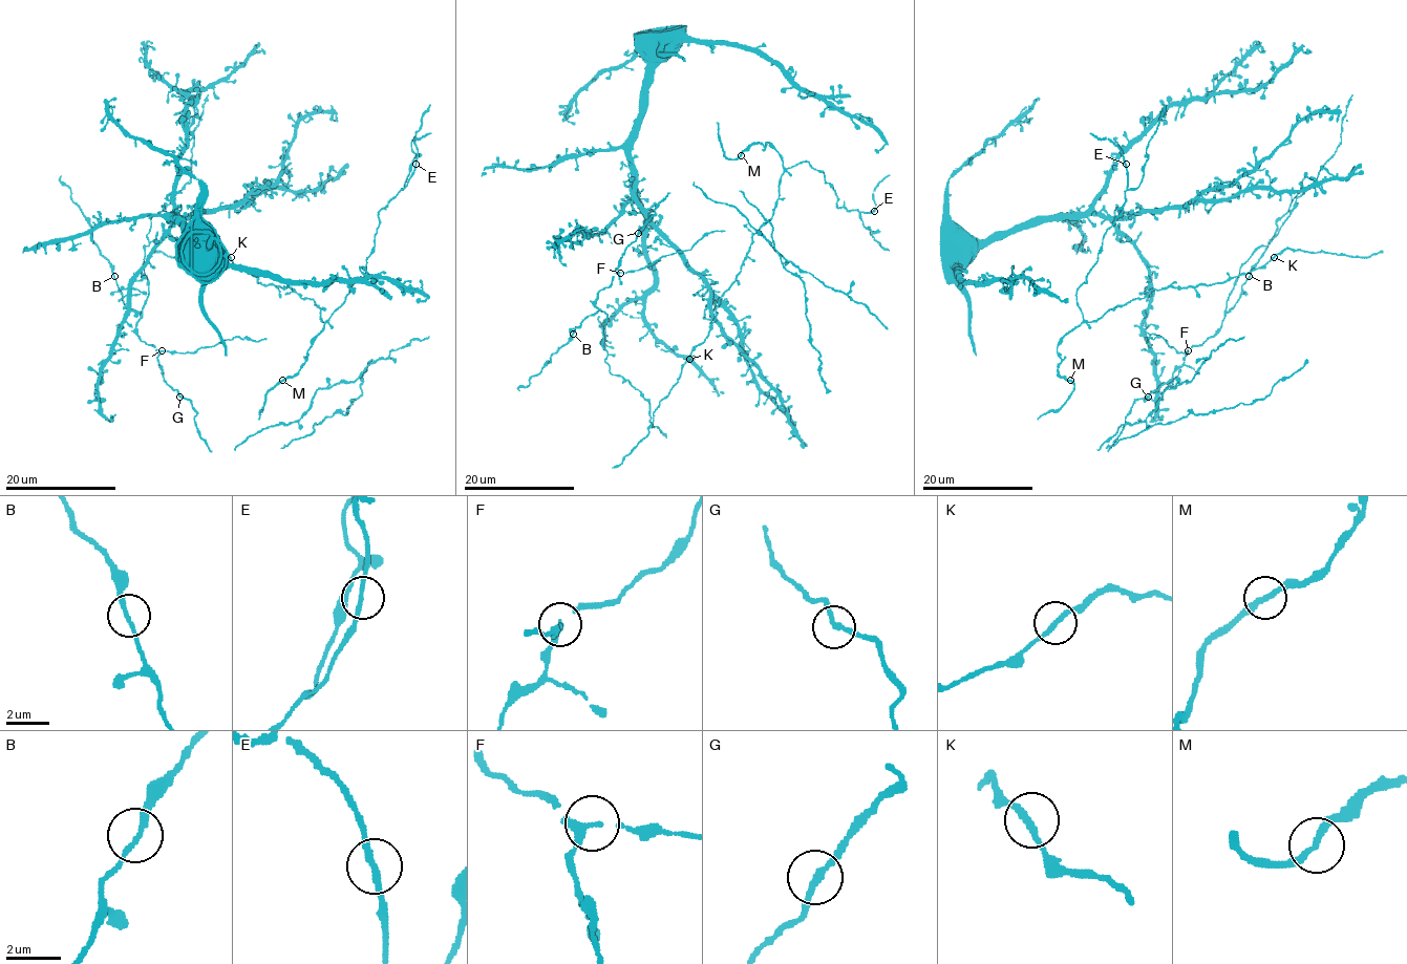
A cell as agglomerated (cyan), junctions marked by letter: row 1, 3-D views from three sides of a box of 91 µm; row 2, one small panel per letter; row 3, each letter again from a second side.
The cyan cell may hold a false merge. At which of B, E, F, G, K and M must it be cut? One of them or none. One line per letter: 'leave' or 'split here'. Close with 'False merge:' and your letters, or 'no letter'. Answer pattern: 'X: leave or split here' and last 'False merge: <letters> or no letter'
B: leave
E: leave
F: split here
G: leave
K: leave
M: leave
False merge: F

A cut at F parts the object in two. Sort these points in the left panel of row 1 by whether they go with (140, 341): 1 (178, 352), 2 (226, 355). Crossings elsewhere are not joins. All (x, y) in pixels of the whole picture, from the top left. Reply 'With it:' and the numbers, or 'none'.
With it: 2

